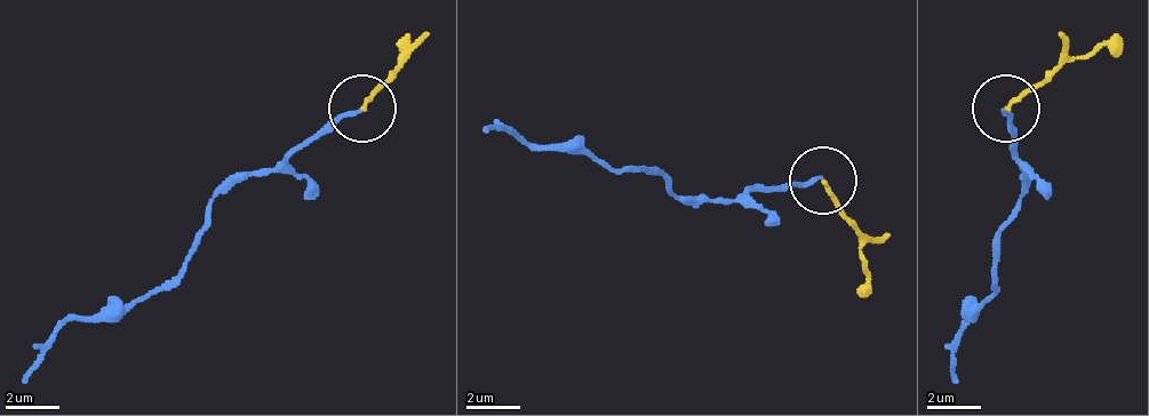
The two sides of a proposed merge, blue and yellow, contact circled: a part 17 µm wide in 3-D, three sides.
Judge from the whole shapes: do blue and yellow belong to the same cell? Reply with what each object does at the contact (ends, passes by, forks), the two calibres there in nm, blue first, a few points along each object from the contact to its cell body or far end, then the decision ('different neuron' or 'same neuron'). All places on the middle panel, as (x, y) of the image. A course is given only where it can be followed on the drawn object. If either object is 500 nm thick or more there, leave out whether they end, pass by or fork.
blue ends | yellow ends | 140/140 nm | blue via (824, 175), (783, 182), (729, 202), (683, 202), (648, 168), (533, 149), (507, 128), (486, 135) | yellow via (824, 182), (858, 237), (864, 297) | same neuron

